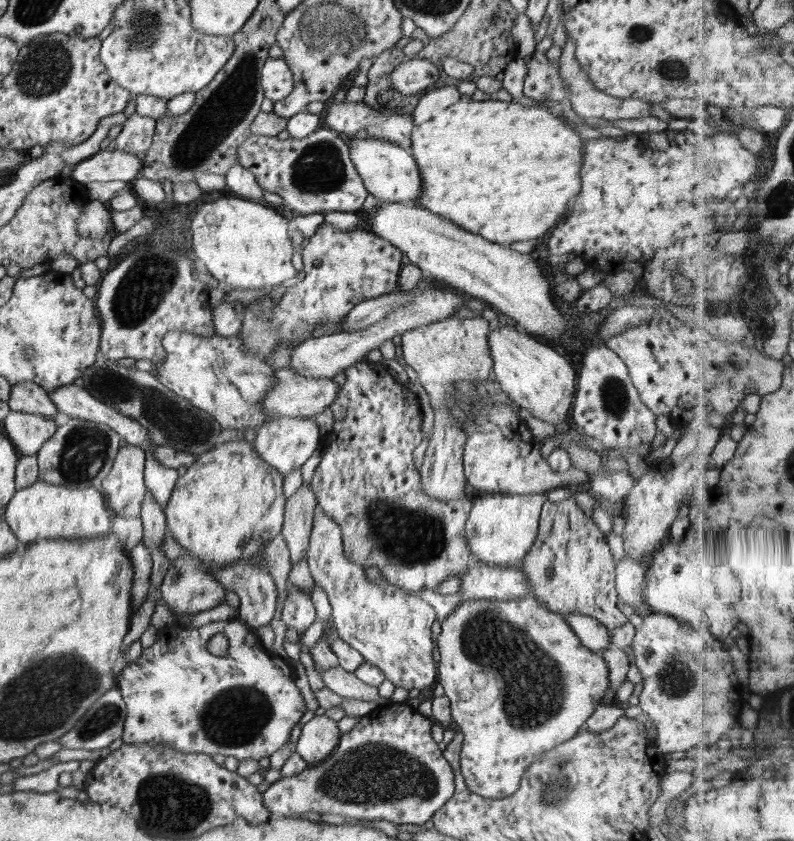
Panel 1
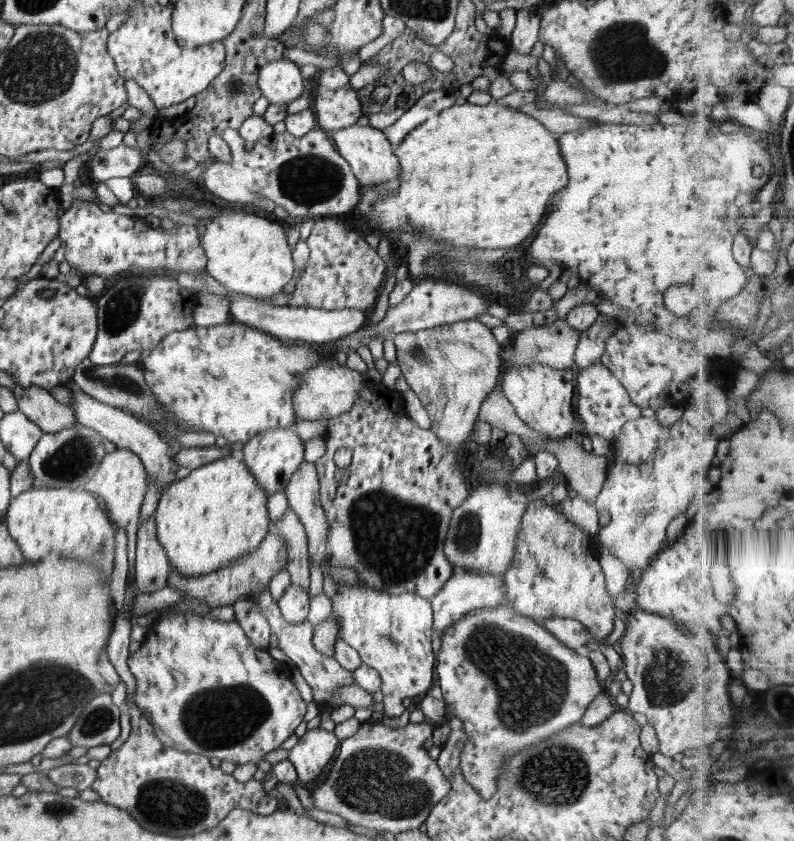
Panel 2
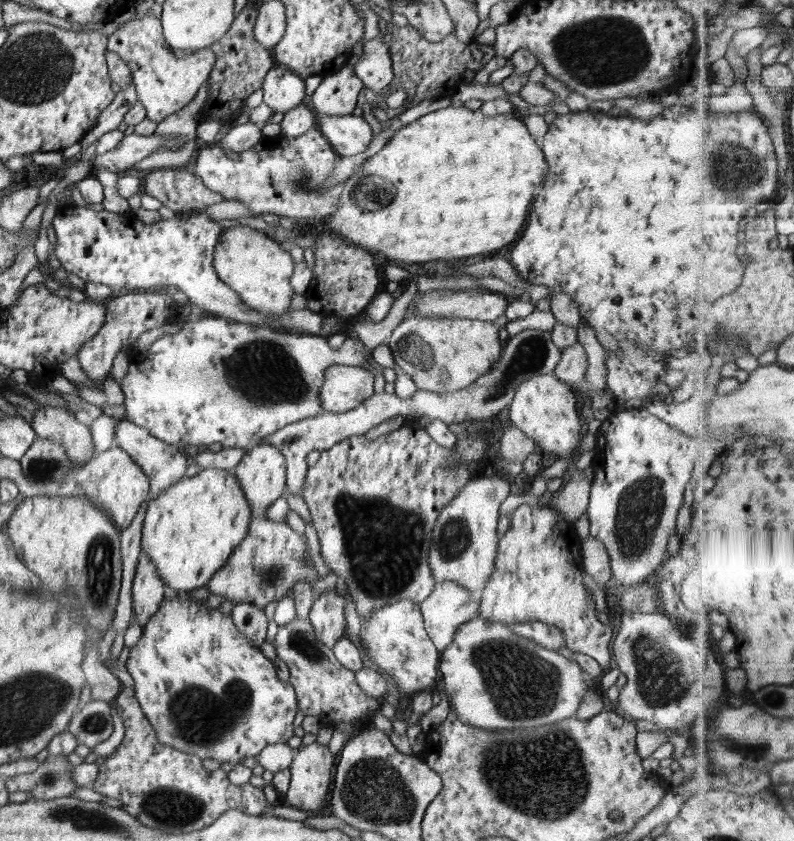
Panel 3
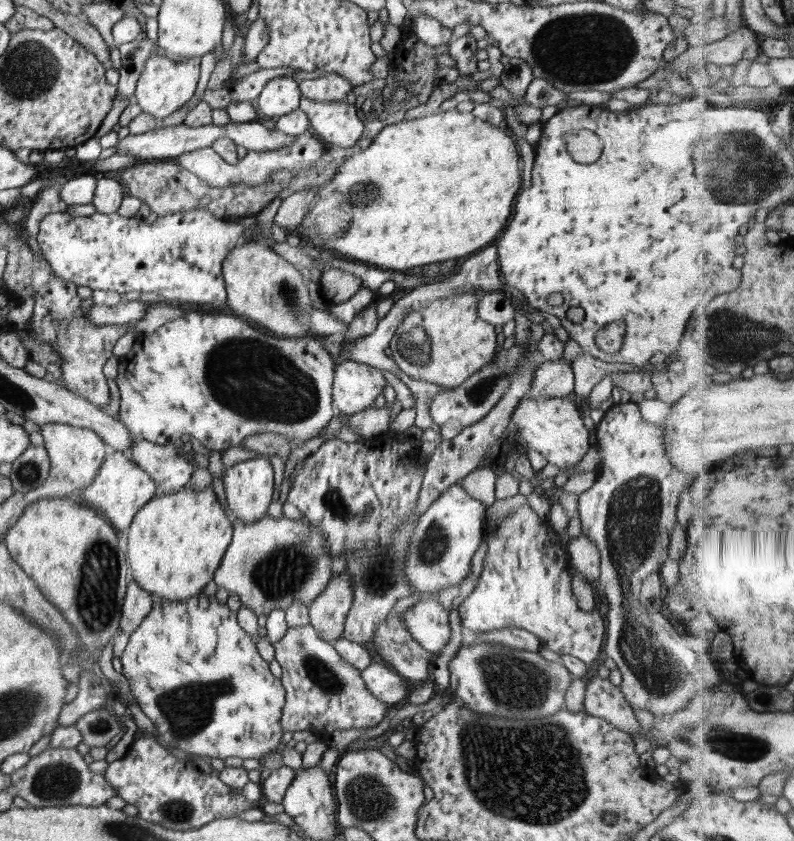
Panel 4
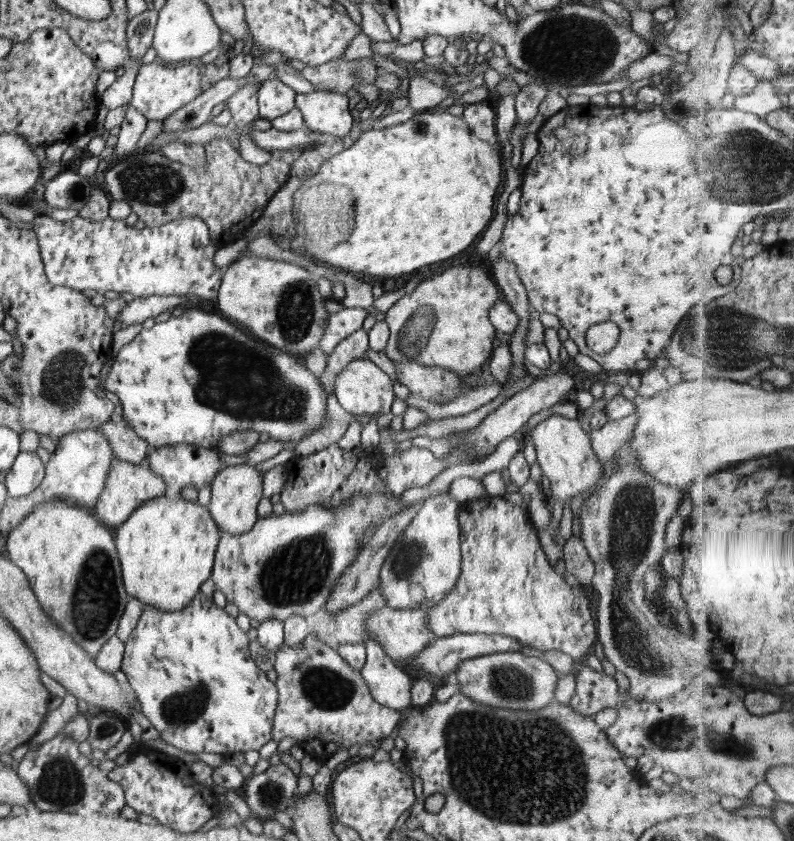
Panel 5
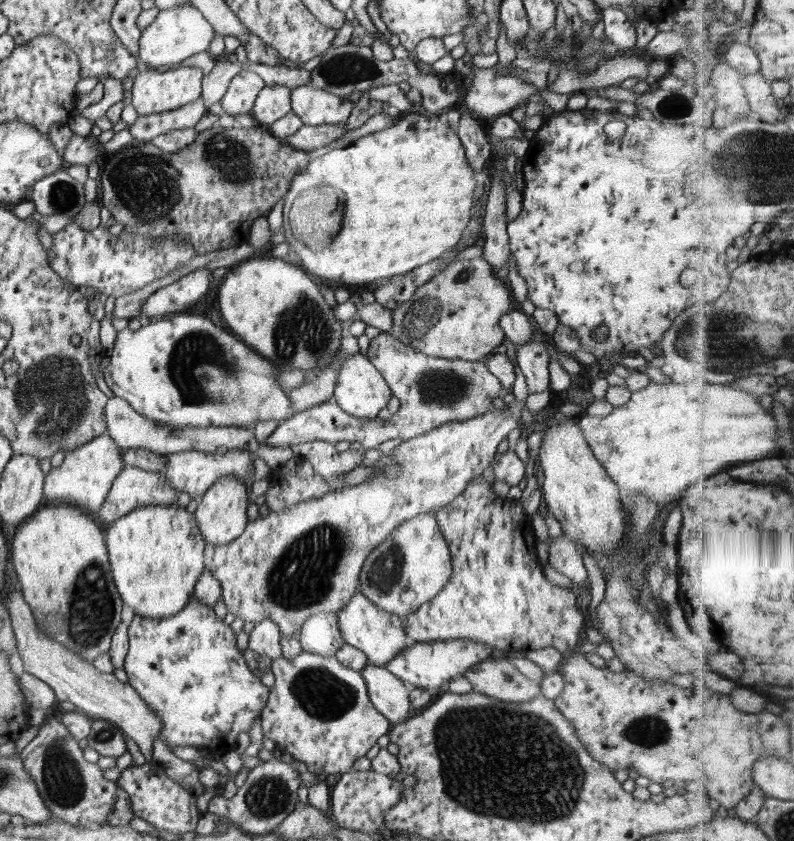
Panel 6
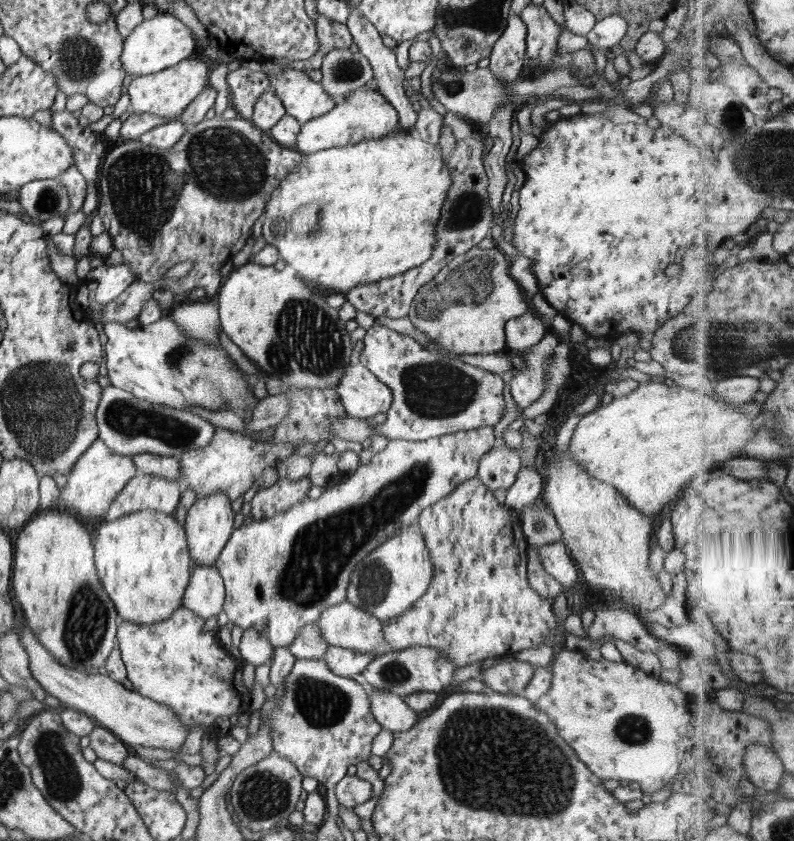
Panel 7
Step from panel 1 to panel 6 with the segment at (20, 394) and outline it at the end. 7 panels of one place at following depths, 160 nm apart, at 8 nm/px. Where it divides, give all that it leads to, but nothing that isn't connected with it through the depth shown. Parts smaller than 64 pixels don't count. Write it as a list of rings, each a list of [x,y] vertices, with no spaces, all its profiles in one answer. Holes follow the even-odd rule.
[[[102,434],[85,442],[81,447],[68,451],[57,468],[45,474],[43,493],[48,500],[61,500],[64,504],[83,508],[93,516],[106,500],[113,480],[126,466],[121,457],[122,450],[117,442],[108,434]]]

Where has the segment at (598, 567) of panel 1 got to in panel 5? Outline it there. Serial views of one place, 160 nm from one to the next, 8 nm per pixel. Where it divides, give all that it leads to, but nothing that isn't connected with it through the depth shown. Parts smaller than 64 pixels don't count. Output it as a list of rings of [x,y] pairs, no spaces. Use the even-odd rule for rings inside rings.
[[[486,494],[478,500],[462,503],[459,523],[461,573],[455,587],[426,613],[427,628],[436,637],[456,633],[506,635],[541,651],[558,649],[576,660],[588,656],[597,642],[597,628],[585,591],[581,586],[573,587],[563,581],[555,566],[550,564],[525,505],[517,498]]]

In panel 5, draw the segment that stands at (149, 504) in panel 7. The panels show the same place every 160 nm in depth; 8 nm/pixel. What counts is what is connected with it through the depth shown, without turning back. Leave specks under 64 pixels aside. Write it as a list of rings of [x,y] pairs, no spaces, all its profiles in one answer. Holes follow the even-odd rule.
[[[114,457],[104,488],[91,510],[104,525],[118,527],[123,522],[126,522],[132,512],[142,503],[162,496],[166,492],[167,486],[163,478],[159,474],[154,474],[147,465],[135,465]]]

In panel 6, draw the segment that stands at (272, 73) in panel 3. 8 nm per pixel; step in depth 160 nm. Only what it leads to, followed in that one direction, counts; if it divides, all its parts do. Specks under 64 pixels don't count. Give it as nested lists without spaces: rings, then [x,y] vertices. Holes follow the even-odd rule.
[[[266,85],[258,94],[252,117],[257,124],[267,128],[291,111],[291,89],[280,85]]]

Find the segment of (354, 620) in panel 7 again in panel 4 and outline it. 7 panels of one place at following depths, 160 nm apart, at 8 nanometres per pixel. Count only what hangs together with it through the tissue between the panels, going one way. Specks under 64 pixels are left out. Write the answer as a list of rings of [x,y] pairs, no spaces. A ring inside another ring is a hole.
[[[433,596],[429,600],[413,604],[405,612],[407,631],[428,652],[441,652],[450,640],[450,617],[452,612],[440,605]]]

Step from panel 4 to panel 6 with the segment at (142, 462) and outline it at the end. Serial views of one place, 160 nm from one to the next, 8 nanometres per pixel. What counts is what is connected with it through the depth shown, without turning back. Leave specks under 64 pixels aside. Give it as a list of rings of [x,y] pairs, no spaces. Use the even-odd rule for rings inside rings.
[[[235,448],[224,453],[207,453],[206,451],[189,450],[177,452],[165,457],[165,477],[179,493],[188,492],[192,499],[200,498],[221,476],[237,476],[245,483],[255,465],[254,453],[250,450]]]

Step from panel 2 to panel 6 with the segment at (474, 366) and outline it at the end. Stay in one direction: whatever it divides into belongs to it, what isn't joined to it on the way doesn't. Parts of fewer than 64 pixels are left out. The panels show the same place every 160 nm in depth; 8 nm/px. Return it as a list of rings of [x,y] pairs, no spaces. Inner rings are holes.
[[[484,257],[462,259],[446,266],[426,284],[416,289],[412,299],[393,310],[394,324],[388,332],[417,352],[440,359],[459,359],[469,362],[484,361],[501,346],[505,334],[500,327],[500,318],[514,310],[516,303],[511,289],[493,271]]]

